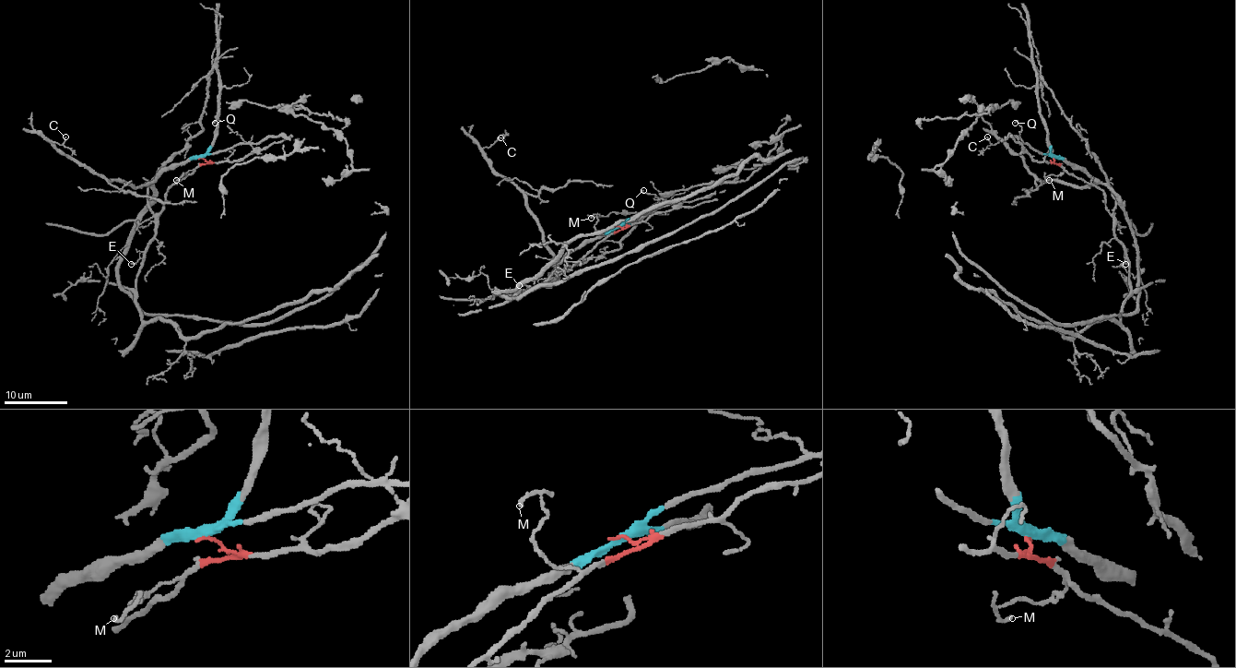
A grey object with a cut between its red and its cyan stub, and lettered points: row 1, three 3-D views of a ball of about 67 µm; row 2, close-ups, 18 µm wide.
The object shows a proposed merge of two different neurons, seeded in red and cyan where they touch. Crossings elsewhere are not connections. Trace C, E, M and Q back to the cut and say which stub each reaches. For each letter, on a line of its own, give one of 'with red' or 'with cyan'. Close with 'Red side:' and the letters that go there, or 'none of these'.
C: with cyan
E: with red
M: with red
Q: with cyan
Red side: E, M

